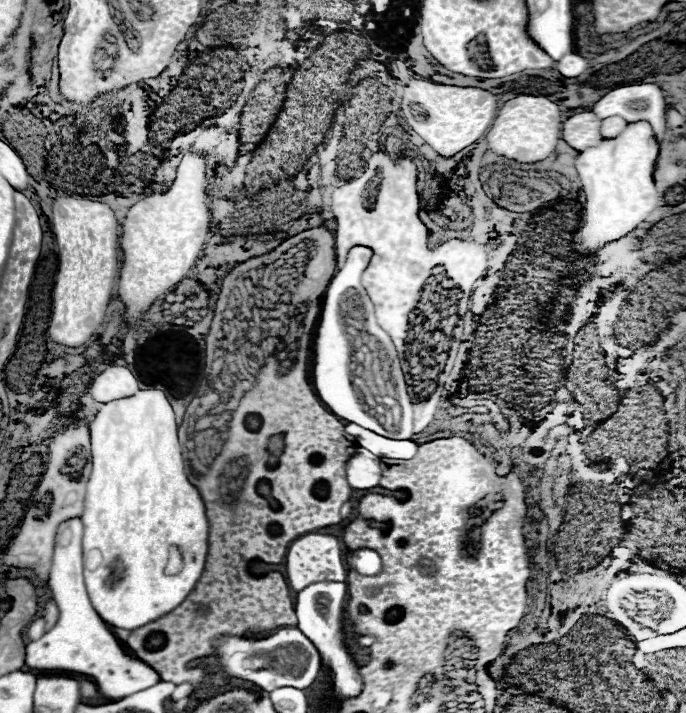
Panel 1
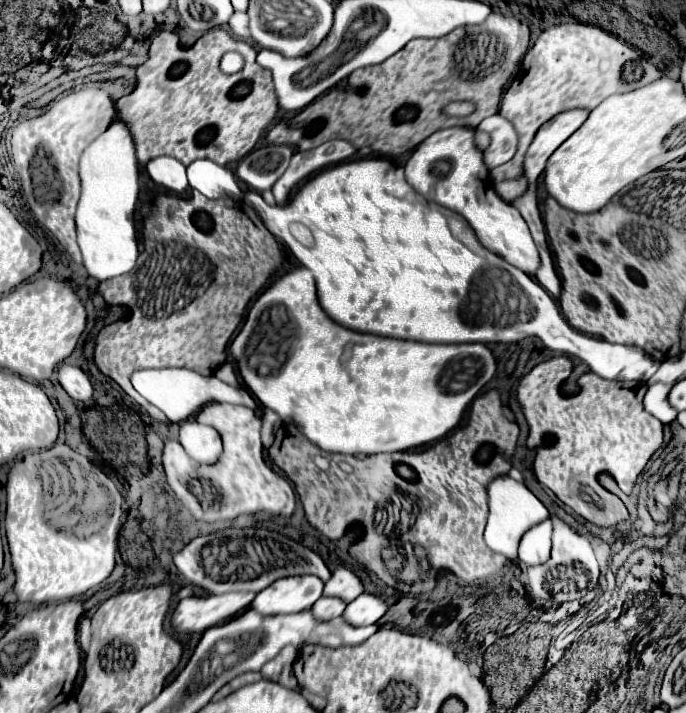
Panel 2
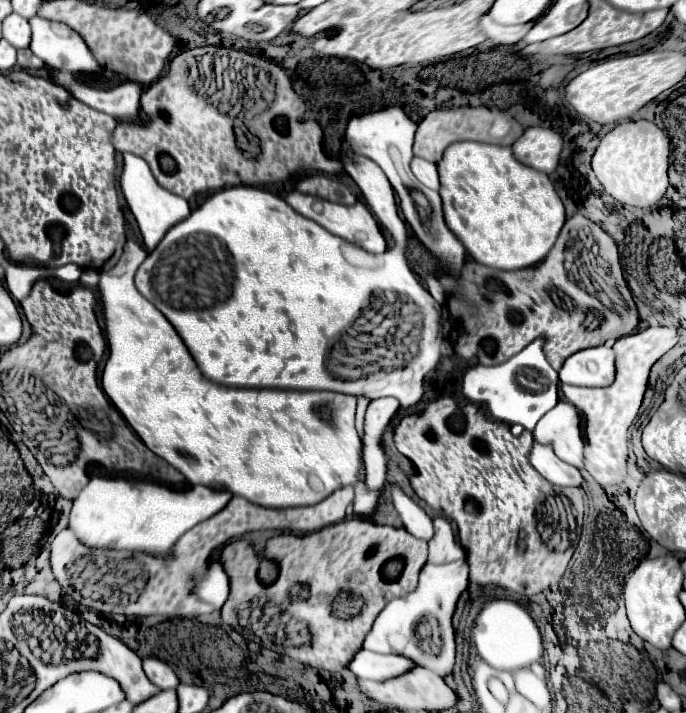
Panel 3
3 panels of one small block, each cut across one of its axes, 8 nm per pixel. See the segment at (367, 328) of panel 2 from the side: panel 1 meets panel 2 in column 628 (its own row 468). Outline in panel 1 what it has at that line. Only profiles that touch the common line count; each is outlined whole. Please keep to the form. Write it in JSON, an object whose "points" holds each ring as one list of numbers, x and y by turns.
{"points":[[356,448,356,454,346,464,346,480,352,490,370,490,380,482,380,458,364,448]]}

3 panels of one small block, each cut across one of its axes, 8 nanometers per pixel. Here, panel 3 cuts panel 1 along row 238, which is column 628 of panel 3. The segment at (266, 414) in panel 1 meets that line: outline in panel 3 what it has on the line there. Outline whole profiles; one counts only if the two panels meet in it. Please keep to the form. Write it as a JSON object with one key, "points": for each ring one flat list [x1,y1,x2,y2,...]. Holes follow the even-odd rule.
{"points":[[582,214,568,218,554,248,550,250,546,260,542,260,540,264,526,270,518,270,518,272,500,272,500,270,490,270,488,266,480,266,478,262,468,262,464,264,460,284,464,288,464,298,462,300,450,298,446,304,446,310,450,312,450,320,452,320,448,338,452,340,456,354,460,354,464,360,474,358,476,354,478,362,486,366,508,360,510,356,520,352,526,344,530,344,536,336,544,336,546,360,550,362,554,370,560,370,564,360,572,356,574,352,582,348,600,346,608,338,616,338,616,336,620,338,620,336,632,334,640,324,634,296,622,276,616,242,612,240,608,232,604,232,598,224,584,218],[466,300,470,300,470,304,474,302,476,308,466,312]]}

